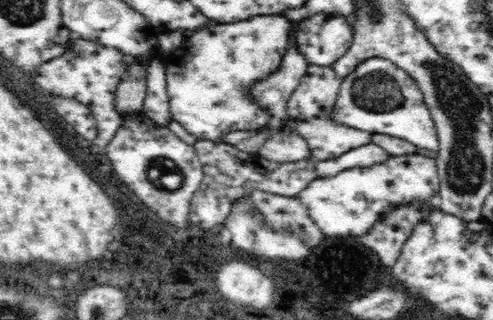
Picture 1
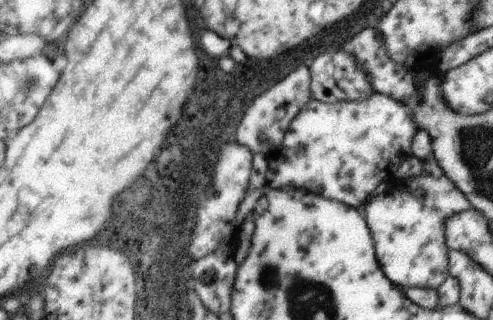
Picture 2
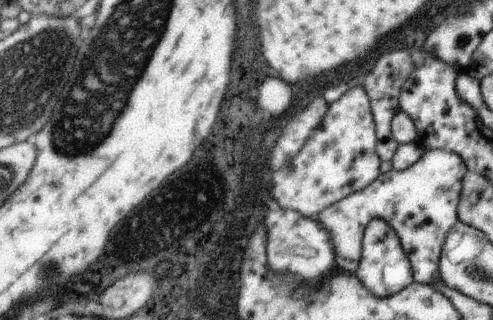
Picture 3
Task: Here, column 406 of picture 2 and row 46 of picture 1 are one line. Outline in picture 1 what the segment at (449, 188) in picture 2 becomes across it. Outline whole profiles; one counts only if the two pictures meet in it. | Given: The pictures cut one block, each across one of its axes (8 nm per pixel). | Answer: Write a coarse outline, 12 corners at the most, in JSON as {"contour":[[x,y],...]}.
{"contour":[[292,22],[218,24],[164,56],[172,120],[198,142],[262,130],[248,88]]}

